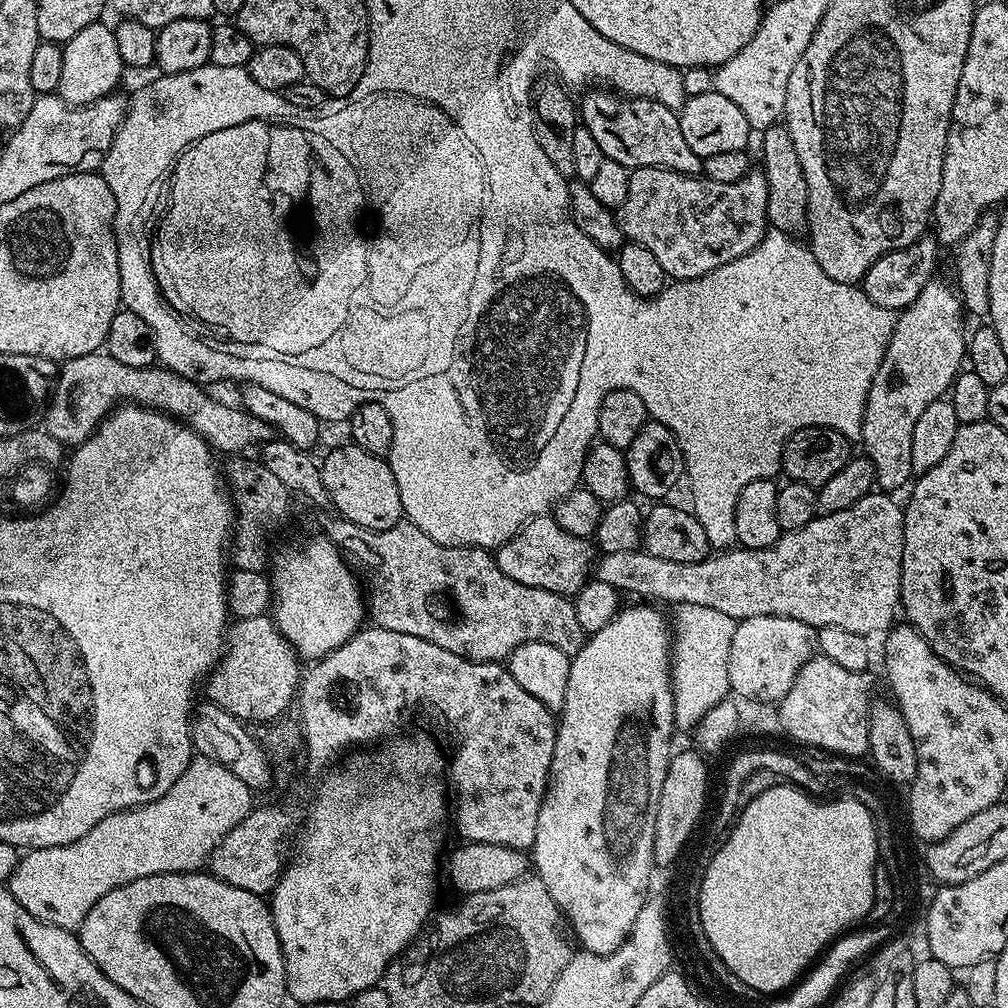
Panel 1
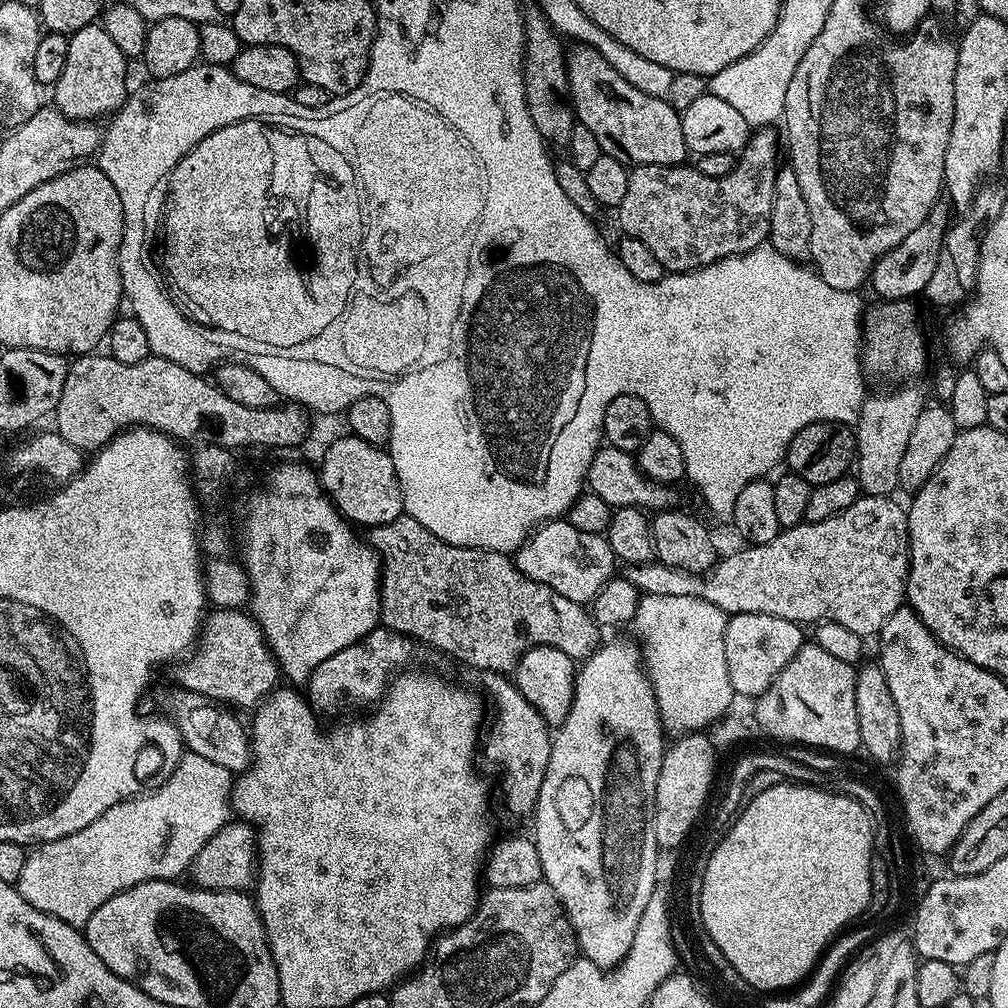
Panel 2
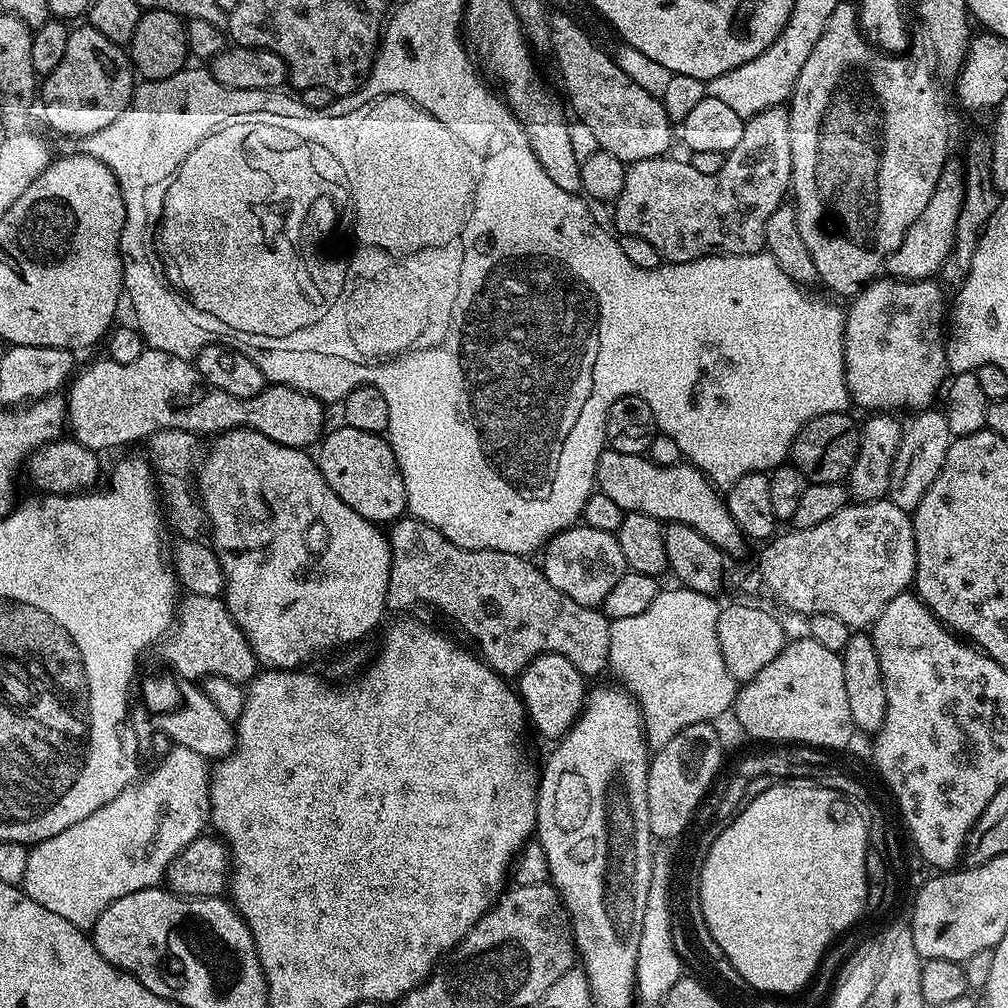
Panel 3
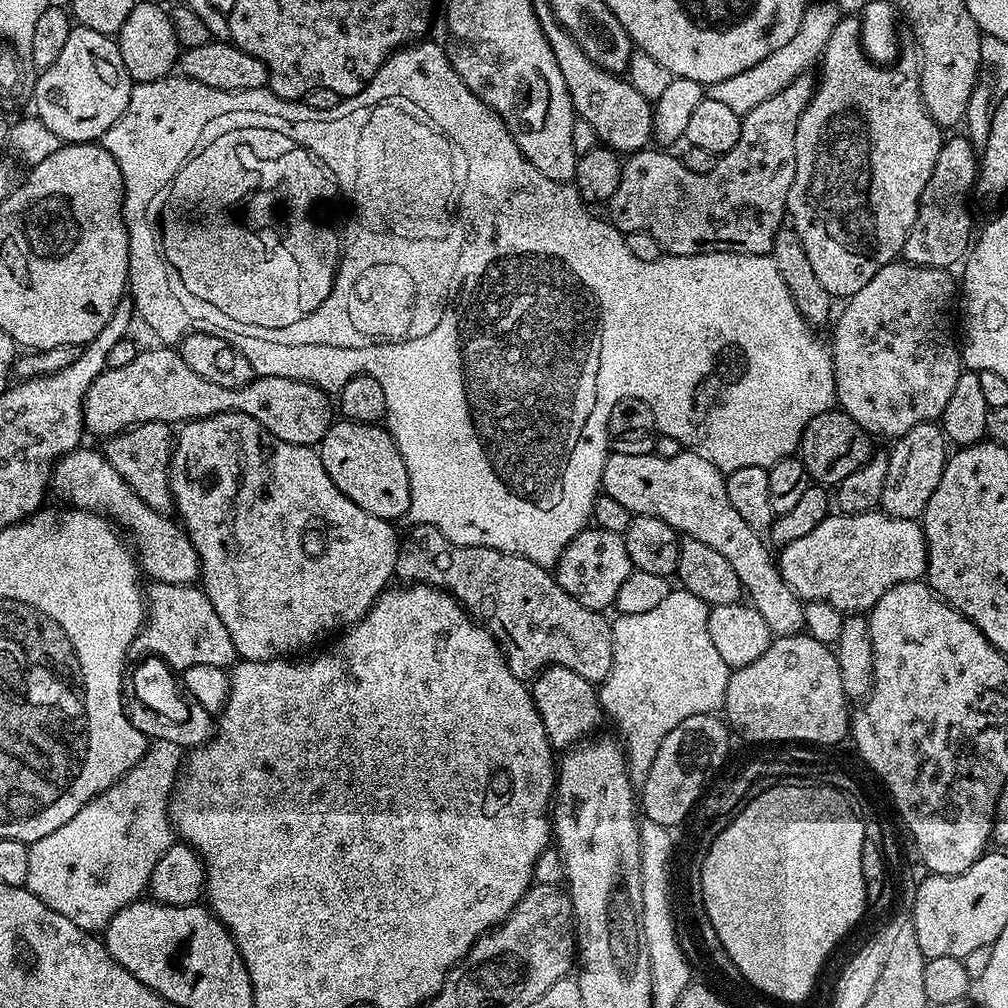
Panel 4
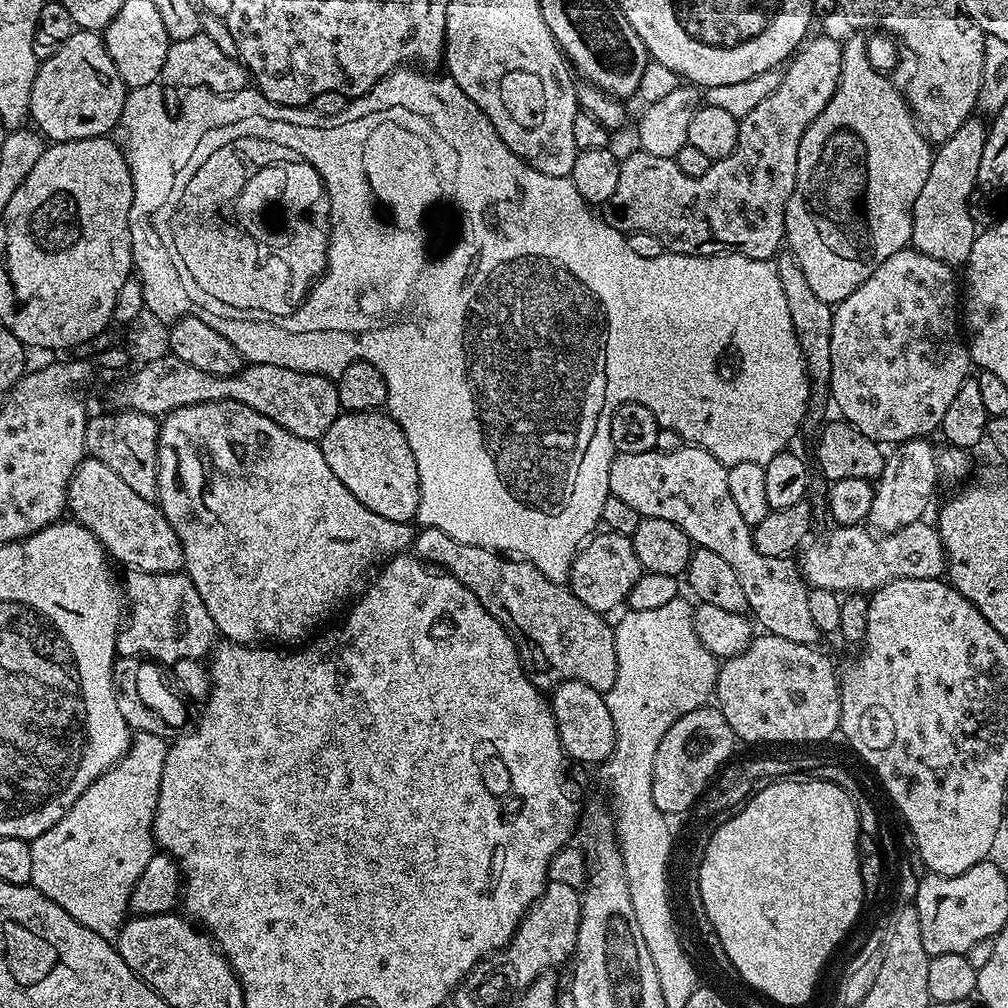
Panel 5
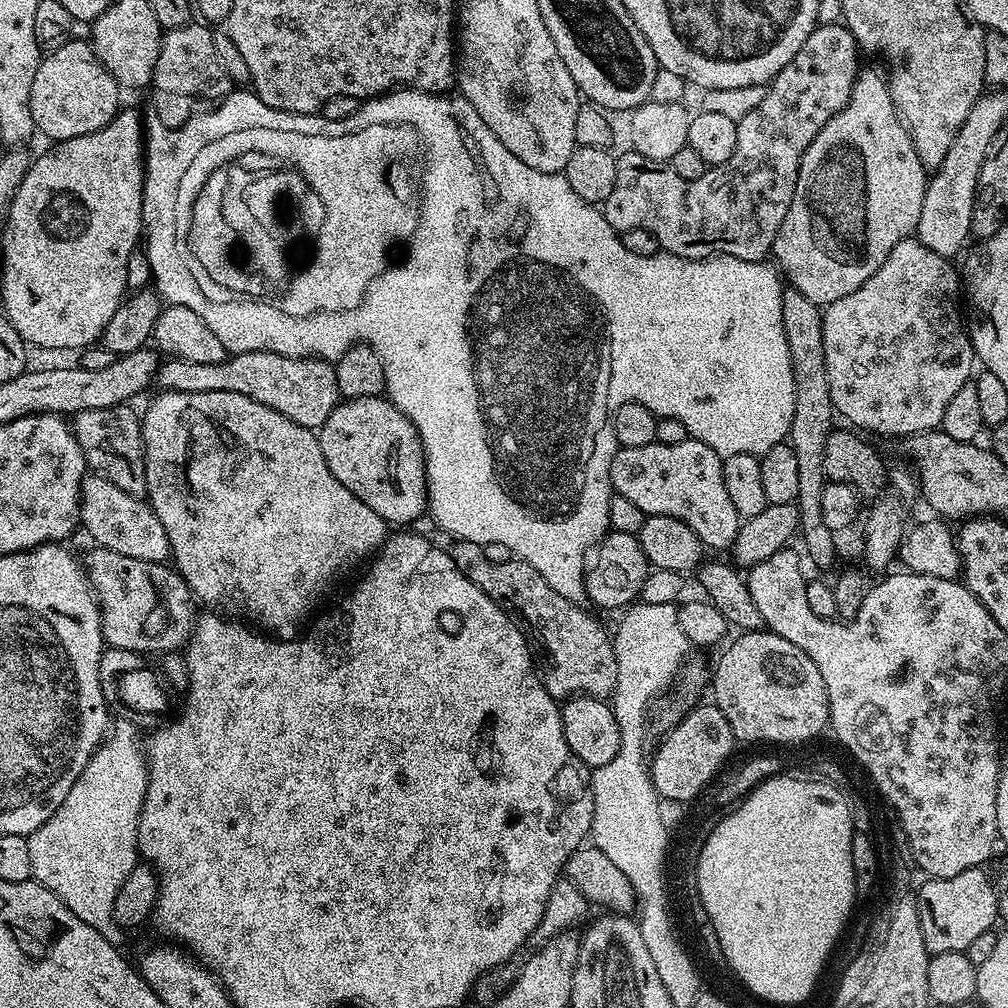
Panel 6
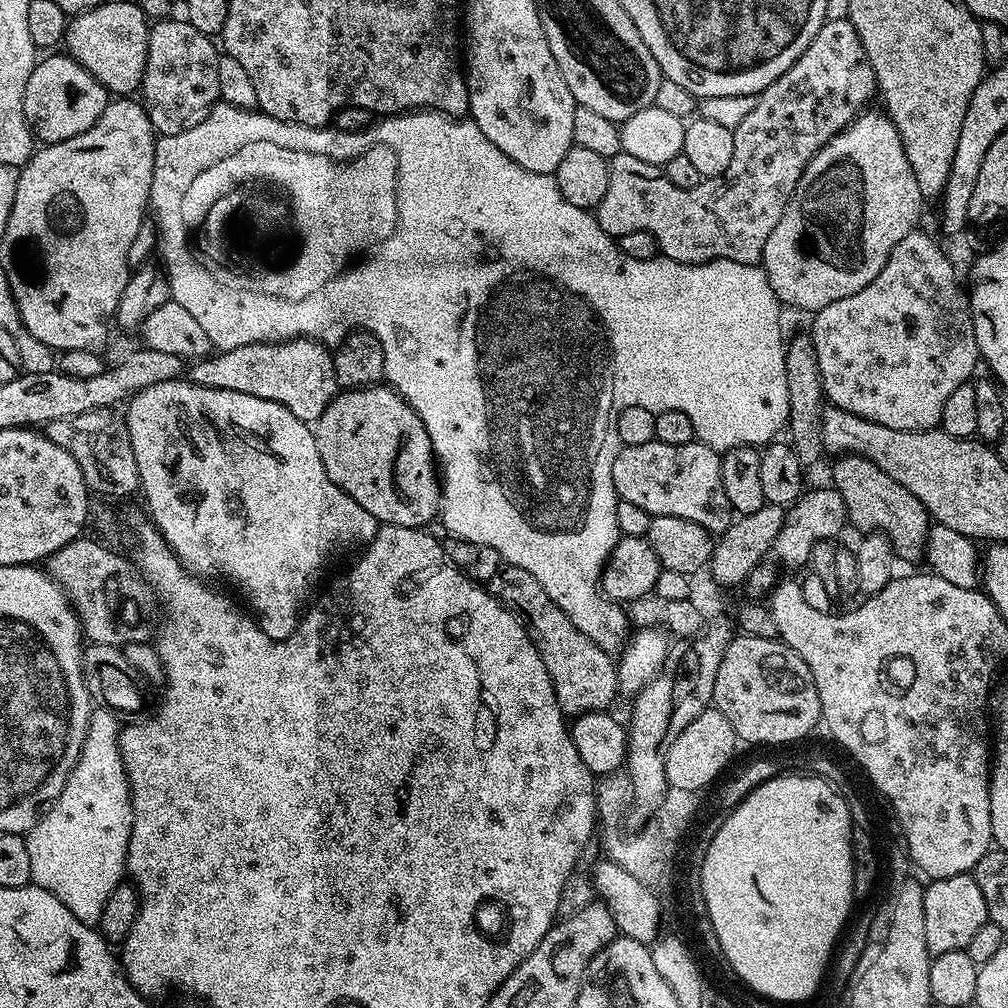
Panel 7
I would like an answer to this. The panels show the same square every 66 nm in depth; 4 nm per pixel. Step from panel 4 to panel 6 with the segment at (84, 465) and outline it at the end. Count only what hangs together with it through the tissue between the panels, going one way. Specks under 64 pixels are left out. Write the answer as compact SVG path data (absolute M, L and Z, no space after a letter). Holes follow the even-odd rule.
M85 475L84 485L80 487L80 523L99 547L126 554L126 558L163 564L172 551L166 530L162 530L162 522L158 522L158 514L154 514L147 499L132 496L105 476Z

